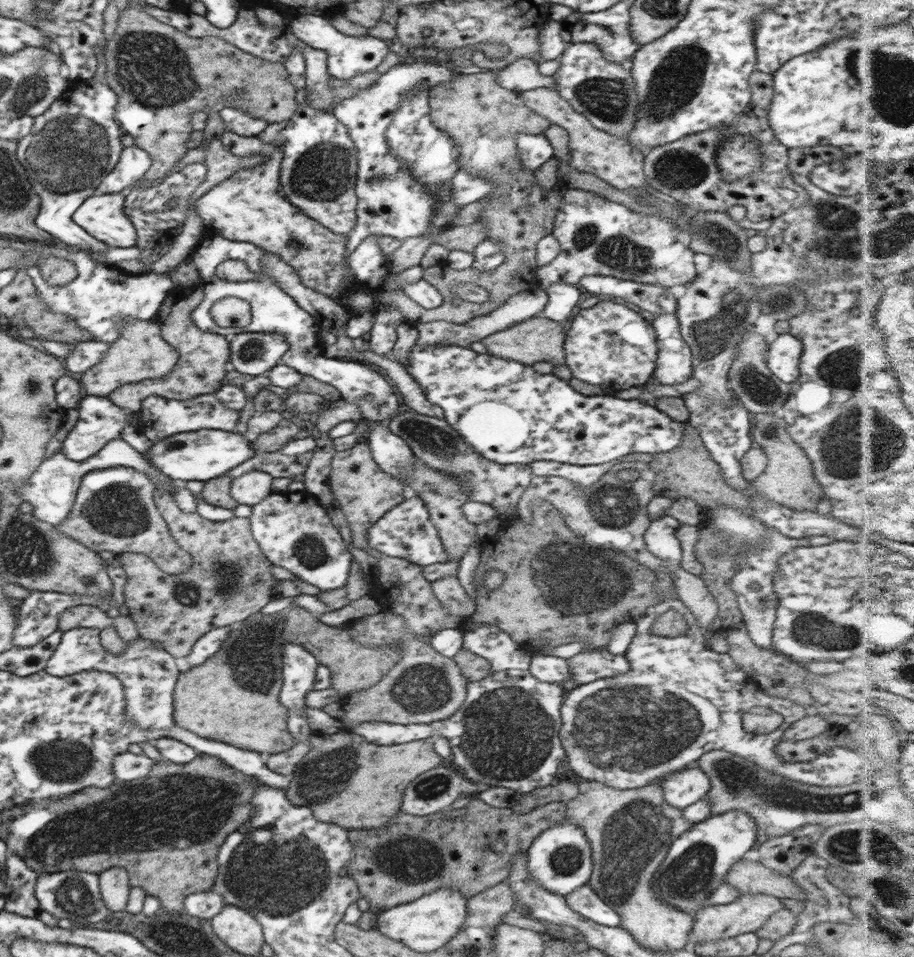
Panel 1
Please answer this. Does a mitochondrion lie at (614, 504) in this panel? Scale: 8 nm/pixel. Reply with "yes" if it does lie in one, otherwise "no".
yes

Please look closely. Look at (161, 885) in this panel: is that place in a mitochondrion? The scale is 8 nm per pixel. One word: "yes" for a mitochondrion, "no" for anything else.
no

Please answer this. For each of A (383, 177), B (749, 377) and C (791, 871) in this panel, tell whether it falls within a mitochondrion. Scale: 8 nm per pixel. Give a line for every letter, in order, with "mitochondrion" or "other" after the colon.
A: mitochondrion
B: mitochondrion
C: other

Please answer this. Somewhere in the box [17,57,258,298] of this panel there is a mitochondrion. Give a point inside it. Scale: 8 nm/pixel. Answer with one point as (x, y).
(69, 154)

